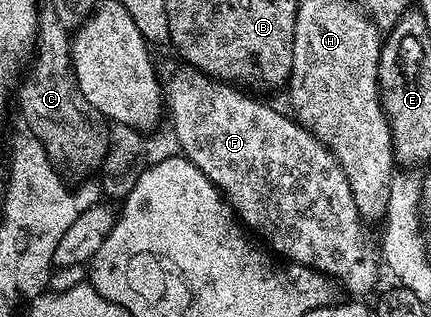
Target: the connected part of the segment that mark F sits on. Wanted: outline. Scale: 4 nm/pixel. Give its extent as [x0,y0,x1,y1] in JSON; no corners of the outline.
[161,70,381,296]

